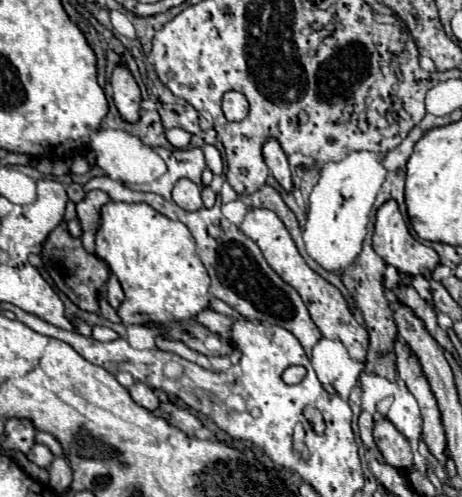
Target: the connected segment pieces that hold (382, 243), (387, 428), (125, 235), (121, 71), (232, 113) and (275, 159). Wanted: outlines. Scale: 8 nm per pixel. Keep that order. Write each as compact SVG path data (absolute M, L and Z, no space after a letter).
M386 200L378 210L376 210L376 222L374 222L374 252L384 258L386 264L392 264L396 266L402 274L410 274L410 276L424 276L424 278L430 278L430 272L438 266L438 254L434 248L430 246L424 246L420 244L408 230L400 210L398 210L398 204L396 200Z
M388 418L374 422L374 442L388 464L400 470L412 470L410 442L396 430L396 426Z
M108 202L102 208L102 226L96 234L96 242L98 242L98 256L108 264L108 268L118 278L126 294L124 302L116 310L124 326L142 326L150 322L170 324L172 320L192 318L200 310L208 308L210 278L196 254L194 238L182 222L170 220L146 204Z
M120 62L116 64L110 86L114 90L114 104L120 110L122 118L128 122L136 122L140 118L140 88L132 76L132 72Z
M226 92L222 100L222 110L230 122L244 120L248 116L248 100L240 92Z
M268 140L262 148L262 156L264 156L264 162L266 166L270 168L272 176L280 182L280 186L290 192L292 190L292 176L290 176L290 168L288 168L288 160L286 160L286 154L284 150L280 148L278 142L274 140Z

